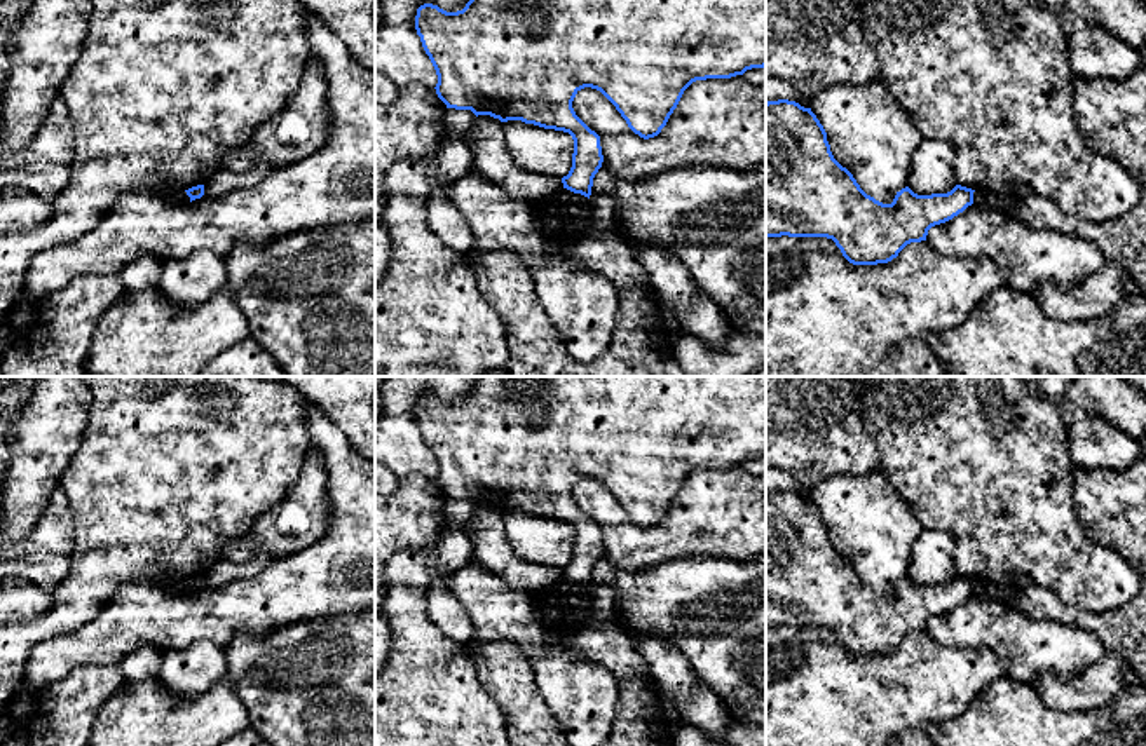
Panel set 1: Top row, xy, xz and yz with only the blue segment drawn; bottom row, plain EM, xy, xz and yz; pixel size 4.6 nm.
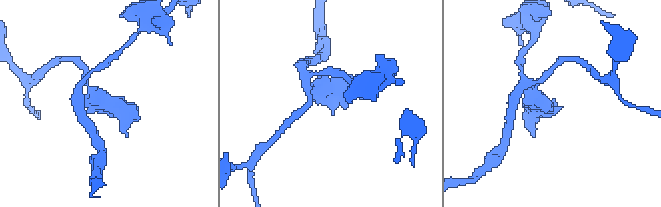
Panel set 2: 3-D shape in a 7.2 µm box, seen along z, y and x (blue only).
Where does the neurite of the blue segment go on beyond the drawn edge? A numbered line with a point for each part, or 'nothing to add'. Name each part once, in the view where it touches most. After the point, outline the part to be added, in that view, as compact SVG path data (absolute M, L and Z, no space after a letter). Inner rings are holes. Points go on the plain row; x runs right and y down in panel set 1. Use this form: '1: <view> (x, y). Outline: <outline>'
nothing to add

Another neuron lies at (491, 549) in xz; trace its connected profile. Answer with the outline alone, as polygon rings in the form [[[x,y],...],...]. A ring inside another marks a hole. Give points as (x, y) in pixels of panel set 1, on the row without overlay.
[[[478,505],[462,525],[464,535],[473,544],[473,560],[481,568],[501,575],[518,591],[549,591],[563,580],[560,568],[529,563],[518,558],[502,528],[502,512],[490,505]]]

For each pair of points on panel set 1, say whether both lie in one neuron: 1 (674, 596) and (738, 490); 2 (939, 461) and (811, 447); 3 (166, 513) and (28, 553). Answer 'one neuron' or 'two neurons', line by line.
1: two neurons
2: two neurons
3: two neurons

